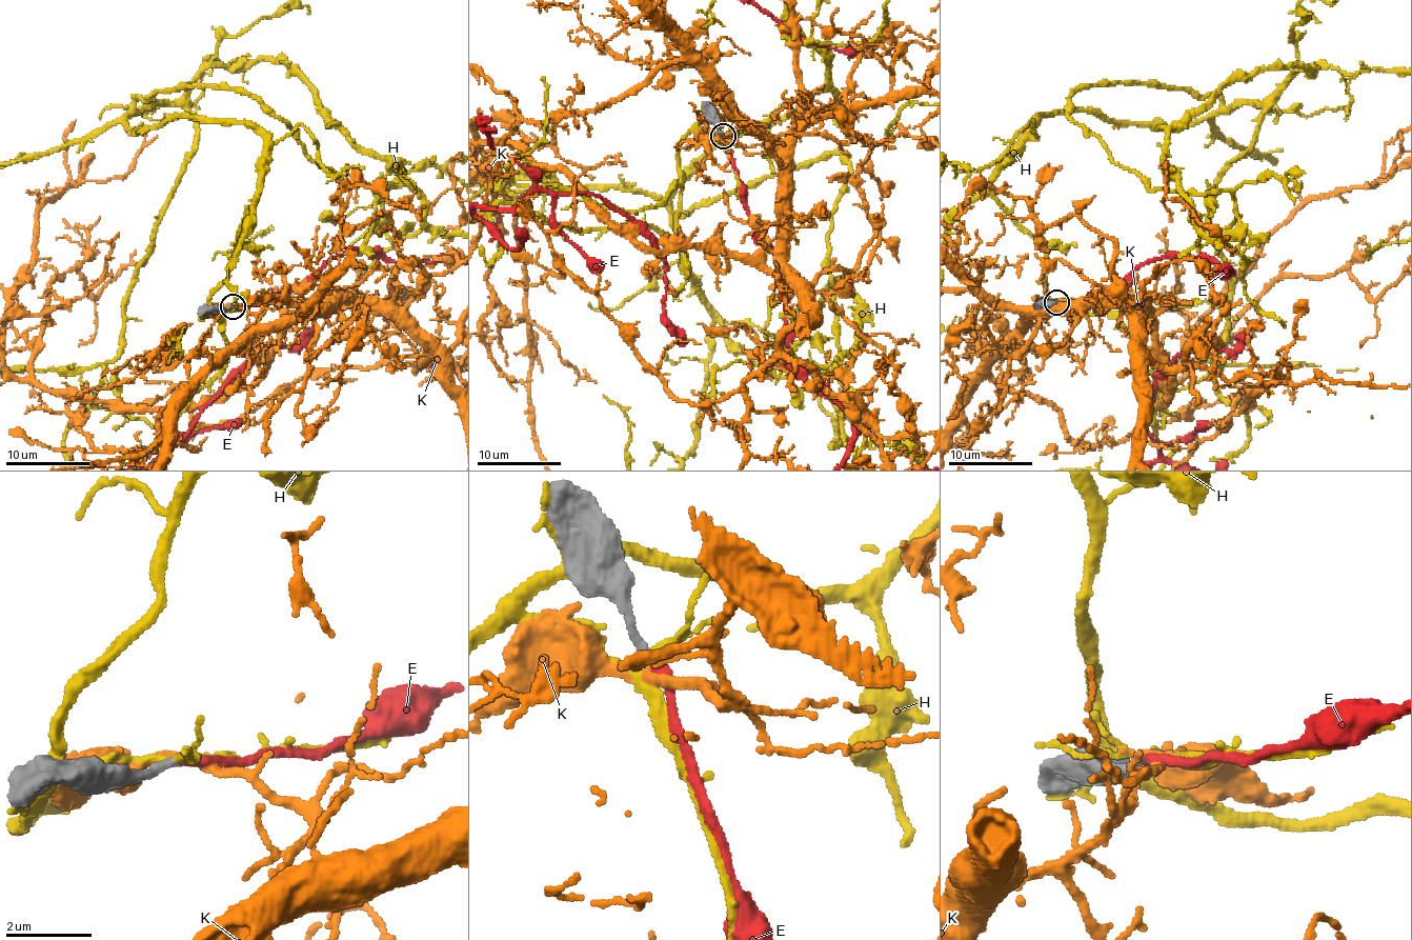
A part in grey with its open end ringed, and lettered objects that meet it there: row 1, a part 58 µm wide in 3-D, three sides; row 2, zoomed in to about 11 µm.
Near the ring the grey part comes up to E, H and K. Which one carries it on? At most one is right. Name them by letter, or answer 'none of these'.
E

